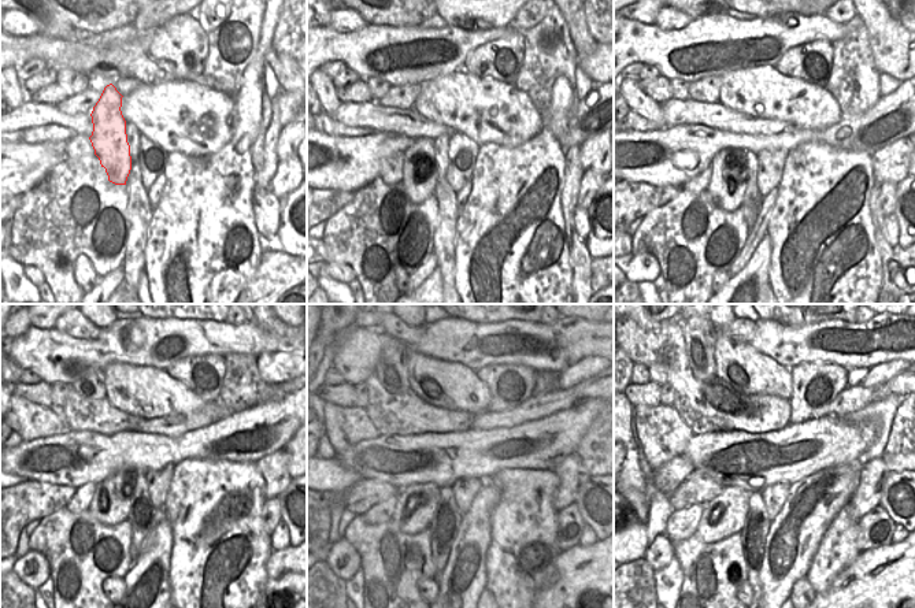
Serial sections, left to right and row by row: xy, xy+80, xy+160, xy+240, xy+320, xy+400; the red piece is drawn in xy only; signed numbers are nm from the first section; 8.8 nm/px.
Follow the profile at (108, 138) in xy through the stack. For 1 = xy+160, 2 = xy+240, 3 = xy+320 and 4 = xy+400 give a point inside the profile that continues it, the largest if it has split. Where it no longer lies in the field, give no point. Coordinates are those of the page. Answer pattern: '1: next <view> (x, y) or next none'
1: next xy+160 (728, 185)
2: next xy+240 (111, 501)
3: next xy+320 (417, 505)
4: next xy+400 (725, 515)

